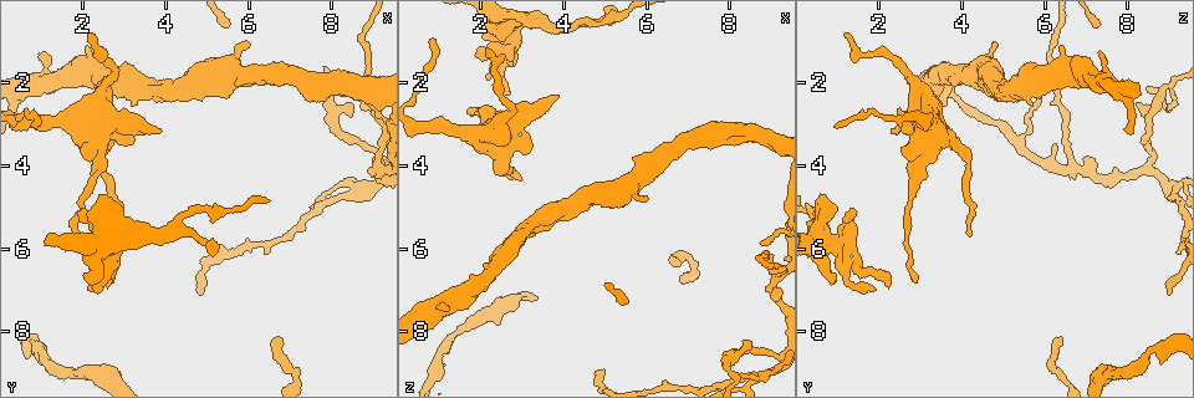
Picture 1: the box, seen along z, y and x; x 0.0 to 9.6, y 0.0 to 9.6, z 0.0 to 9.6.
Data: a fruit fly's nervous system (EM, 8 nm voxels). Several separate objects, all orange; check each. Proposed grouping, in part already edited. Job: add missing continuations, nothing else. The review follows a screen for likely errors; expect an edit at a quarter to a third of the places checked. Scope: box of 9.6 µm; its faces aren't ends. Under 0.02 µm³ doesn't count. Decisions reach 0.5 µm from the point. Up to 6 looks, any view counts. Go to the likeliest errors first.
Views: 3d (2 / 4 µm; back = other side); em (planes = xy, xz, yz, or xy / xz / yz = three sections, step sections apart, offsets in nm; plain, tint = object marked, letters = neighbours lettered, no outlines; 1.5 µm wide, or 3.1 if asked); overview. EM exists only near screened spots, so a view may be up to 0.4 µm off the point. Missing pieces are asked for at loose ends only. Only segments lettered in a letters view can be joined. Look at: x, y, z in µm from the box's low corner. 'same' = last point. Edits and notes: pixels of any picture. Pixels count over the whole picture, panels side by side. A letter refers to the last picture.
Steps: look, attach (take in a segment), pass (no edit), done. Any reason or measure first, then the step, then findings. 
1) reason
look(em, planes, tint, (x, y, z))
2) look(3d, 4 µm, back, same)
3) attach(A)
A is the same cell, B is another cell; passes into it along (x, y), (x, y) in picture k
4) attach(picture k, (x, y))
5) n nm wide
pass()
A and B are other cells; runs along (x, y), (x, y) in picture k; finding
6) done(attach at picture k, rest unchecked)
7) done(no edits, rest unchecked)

branch stops here
look(em, xz, step 8, plain, (3.80, 3.20, 2.20))

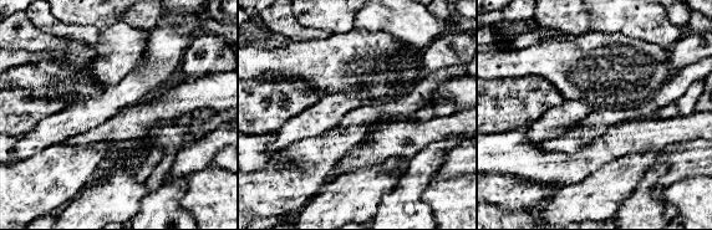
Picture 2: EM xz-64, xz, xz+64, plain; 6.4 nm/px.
look(em, xz, step 8, letters, same)

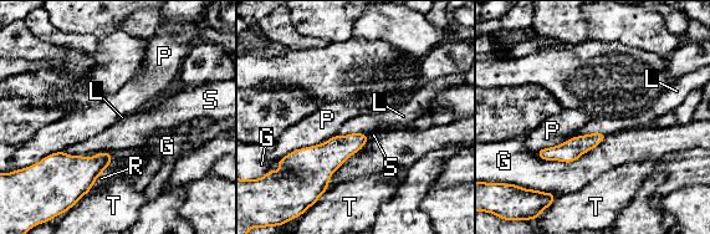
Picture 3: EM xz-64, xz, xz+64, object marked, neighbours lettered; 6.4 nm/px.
attach(picture 3, (369, 121))
L is the same cell, G, P, R, S and T are other cells; the cell continues

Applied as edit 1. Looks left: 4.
free end
look(3d, 4 µm, (2.15, 7.00, 1.95))

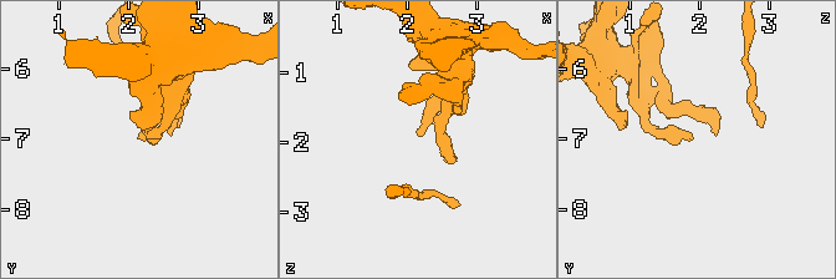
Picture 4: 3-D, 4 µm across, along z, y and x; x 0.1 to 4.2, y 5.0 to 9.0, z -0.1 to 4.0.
look(em, planes, letters, (2.15, 6.95, 1.85))

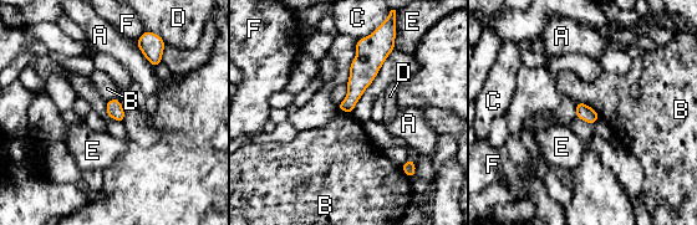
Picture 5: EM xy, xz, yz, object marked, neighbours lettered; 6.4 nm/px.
pass()
A, B, C, D, E and F are other cells; border along (578, 101), (590, 106), (600, 116) in picture 5; no lettered segment goes on from it

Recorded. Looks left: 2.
long arm stops here
look(em, planes, letters, (4.85, 7.15, 9.05))

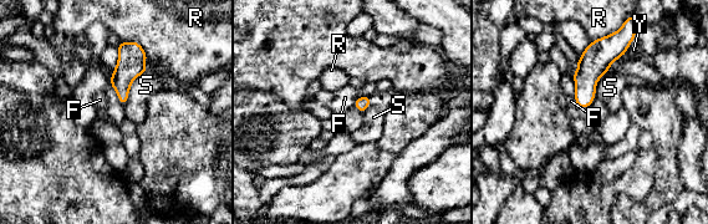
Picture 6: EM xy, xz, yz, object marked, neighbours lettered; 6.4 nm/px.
90 nm wide
pass()
F, R, S and Y are other cells; border along (146, 71), (132, 82), (125, 106) in picture 6; none of them fits

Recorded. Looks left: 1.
done(attach at picture 3, rest unchecked)

